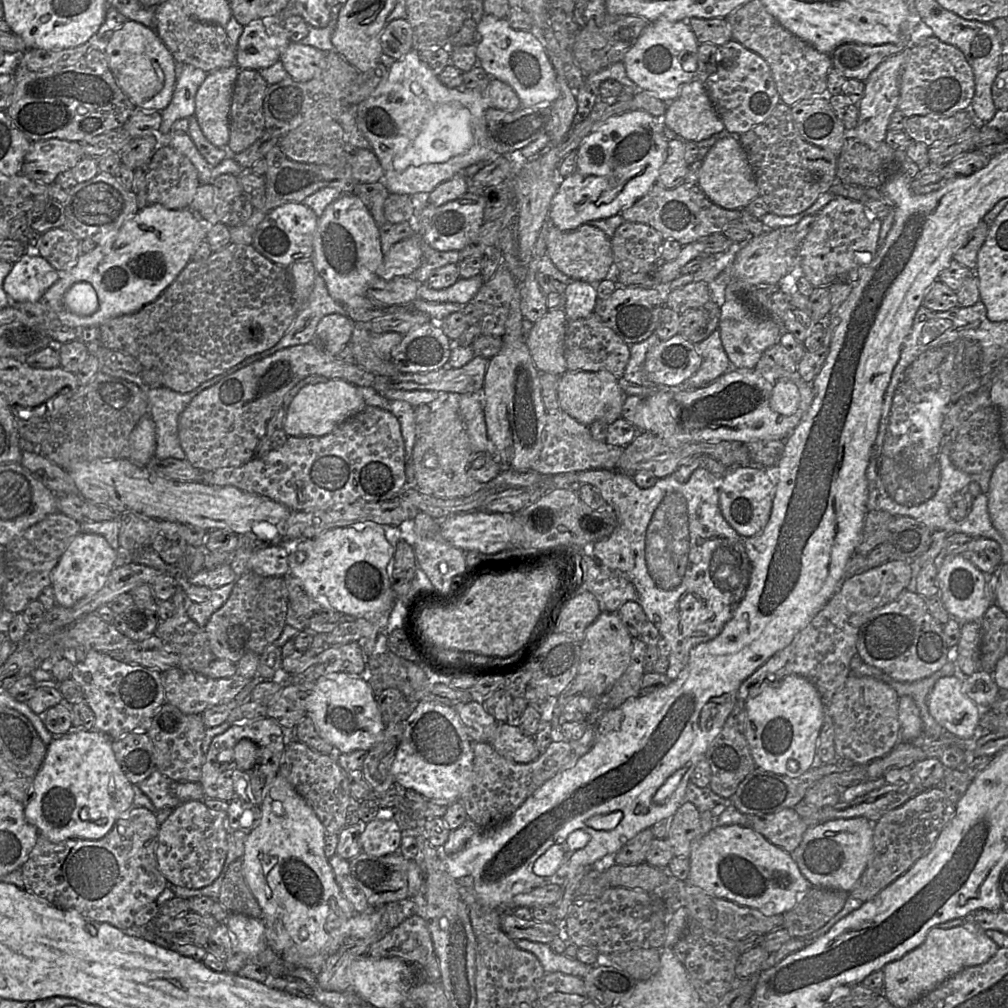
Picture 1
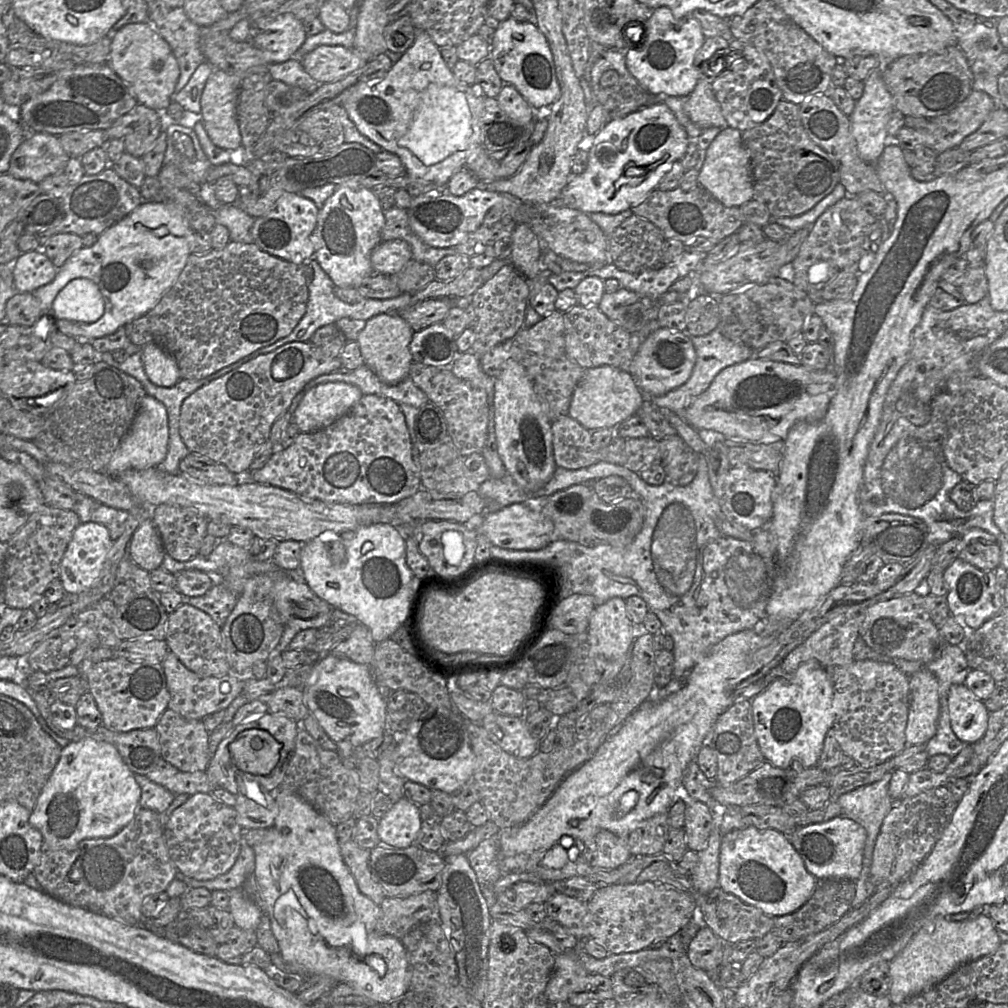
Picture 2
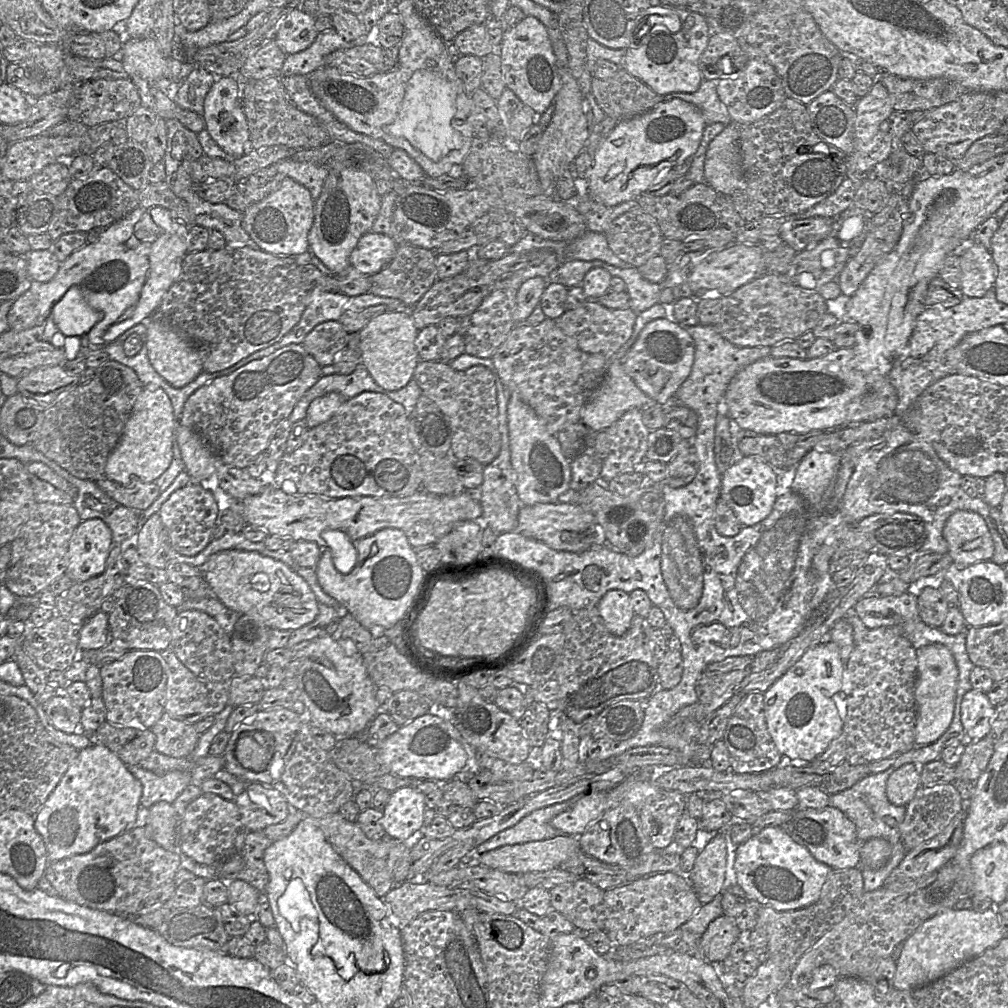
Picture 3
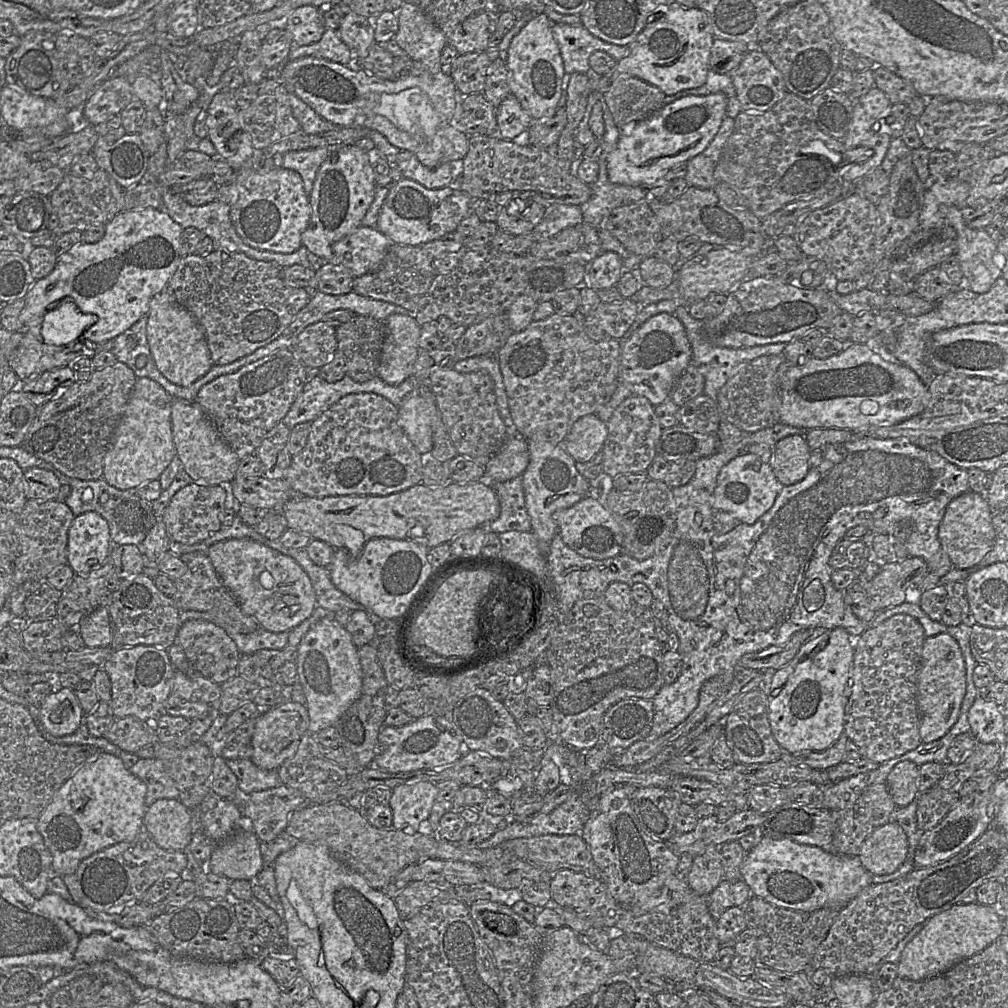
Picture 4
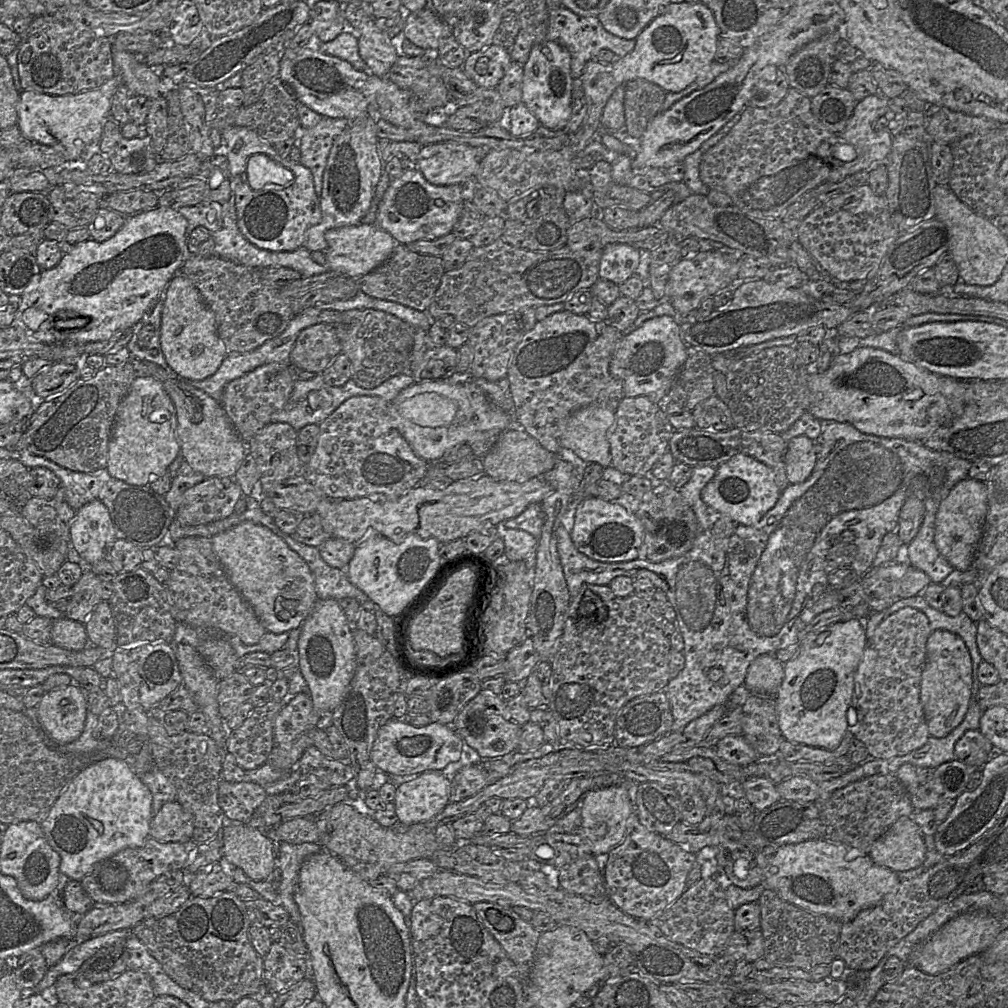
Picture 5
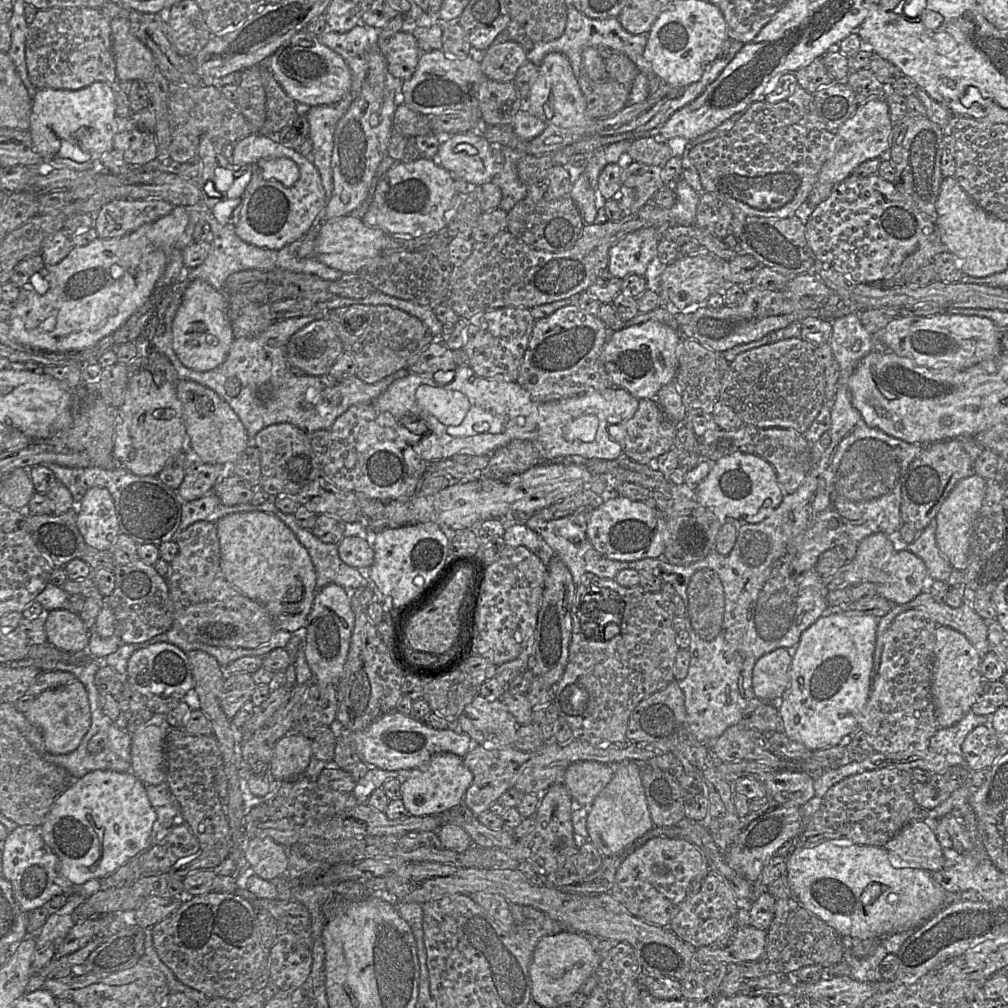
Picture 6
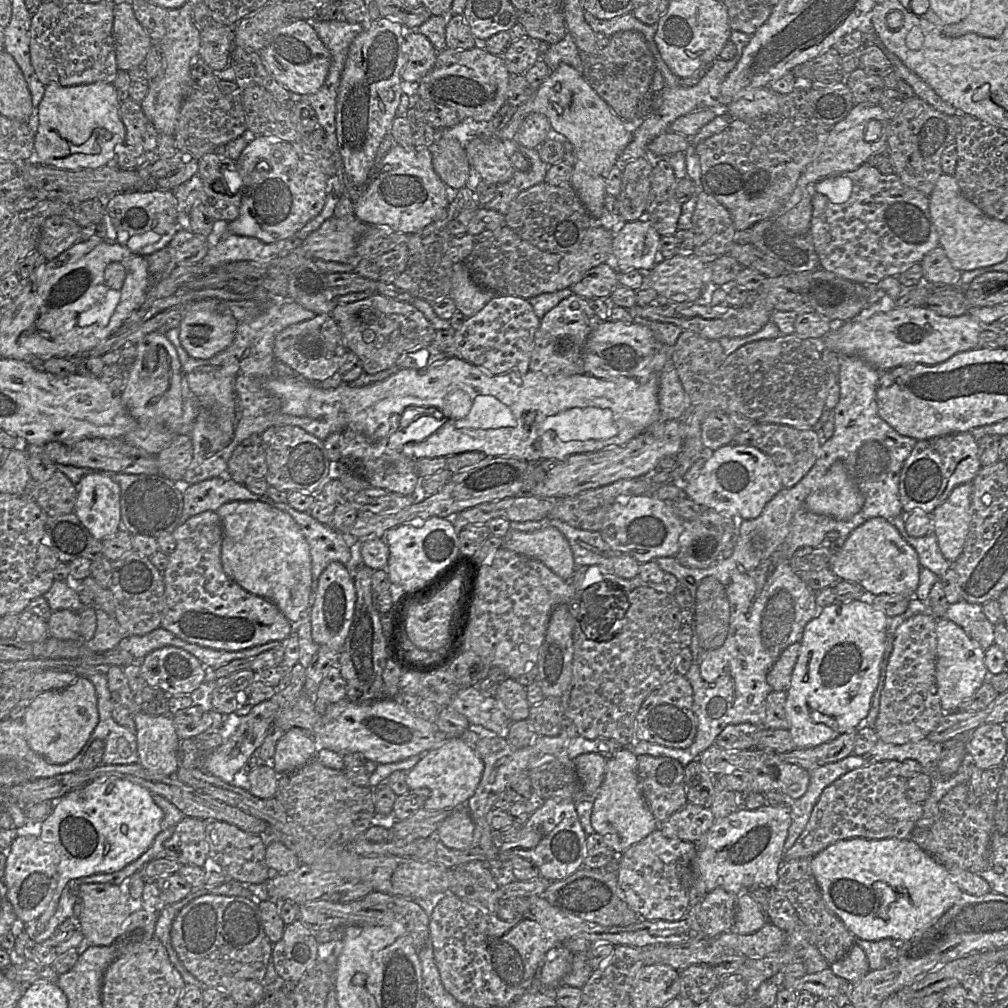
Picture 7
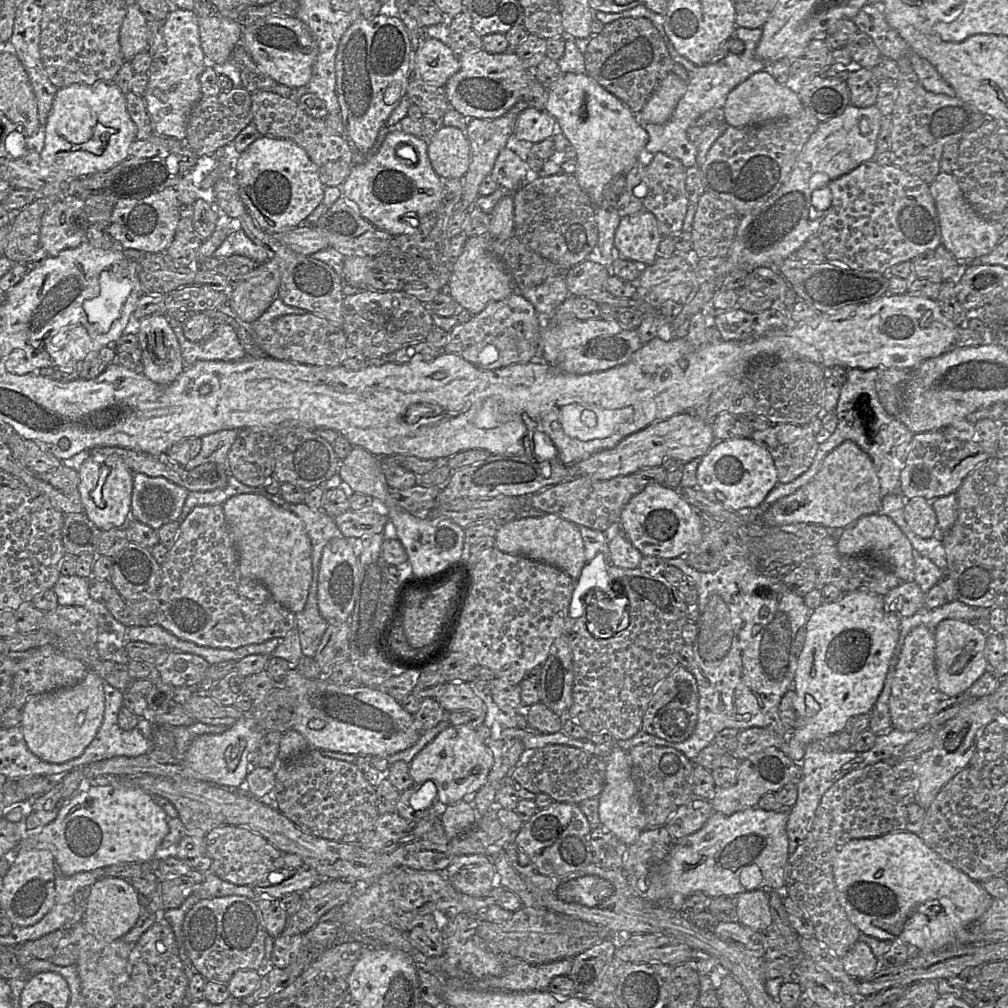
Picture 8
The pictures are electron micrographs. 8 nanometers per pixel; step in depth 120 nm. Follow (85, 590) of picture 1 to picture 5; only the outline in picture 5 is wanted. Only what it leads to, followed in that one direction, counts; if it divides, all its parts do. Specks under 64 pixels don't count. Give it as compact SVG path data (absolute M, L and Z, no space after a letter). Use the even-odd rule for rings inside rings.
M94 499L76 510L69 531L71 546L84 565L109 559L117 538L109 510L102 501Z

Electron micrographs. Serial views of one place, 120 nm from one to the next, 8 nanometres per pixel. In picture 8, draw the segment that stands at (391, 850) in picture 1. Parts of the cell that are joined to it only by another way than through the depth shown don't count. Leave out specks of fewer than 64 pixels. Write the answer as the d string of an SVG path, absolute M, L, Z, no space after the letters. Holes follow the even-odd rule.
M466 725L448 726L428 743L409 763L409 774L414 783L427 780L435 783L437 800L443 805L460 801L466 794L476 793L486 783L494 758L487 744Z

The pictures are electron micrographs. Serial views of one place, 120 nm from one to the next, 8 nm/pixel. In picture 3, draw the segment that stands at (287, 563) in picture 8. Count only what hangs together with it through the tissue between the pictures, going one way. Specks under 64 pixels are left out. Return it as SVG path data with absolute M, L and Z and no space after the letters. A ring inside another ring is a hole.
M222 550L199 567L203 577L224 605L249 614L270 629L294 631L315 620L319 602L308 583L283 562L253 551Z

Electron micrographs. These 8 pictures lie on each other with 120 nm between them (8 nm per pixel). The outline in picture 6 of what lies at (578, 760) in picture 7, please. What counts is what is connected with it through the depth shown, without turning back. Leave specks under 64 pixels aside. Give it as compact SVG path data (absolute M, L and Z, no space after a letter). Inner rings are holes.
M578 761L568 765L564 785L576 805L591 807L613 775L614 765L596 761Z

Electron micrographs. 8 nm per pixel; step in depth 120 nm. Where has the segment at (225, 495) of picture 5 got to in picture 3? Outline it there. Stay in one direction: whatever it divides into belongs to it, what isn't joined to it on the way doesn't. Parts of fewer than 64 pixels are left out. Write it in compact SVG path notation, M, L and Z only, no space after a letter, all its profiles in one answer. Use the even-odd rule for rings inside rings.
M190 482L174 491L161 505L158 512L168 535L170 546L182 555L194 556L212 540L212 531L218 514L213 493L199 482Z

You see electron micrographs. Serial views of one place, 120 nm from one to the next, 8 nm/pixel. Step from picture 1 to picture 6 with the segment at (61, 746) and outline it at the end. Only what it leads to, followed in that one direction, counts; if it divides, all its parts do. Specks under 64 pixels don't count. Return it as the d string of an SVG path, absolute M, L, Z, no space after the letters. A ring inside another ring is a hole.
M95 770L71 784L59 795L39 828L44 842L58 856L60 873L75 886L91 879L101 879L115 872L132 857L151 846L151 832L157 814L151 805L145 784L131 771Z

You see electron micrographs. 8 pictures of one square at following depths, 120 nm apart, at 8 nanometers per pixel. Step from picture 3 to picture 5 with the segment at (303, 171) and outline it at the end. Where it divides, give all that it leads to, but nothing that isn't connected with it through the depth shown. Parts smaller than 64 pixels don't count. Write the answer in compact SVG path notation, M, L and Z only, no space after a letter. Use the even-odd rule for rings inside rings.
M322 117L314 127L301 129L297 138L296 145L301 150L299 162L311 170L315 192L319 198L333 142L349 126L349 121L346 118Z

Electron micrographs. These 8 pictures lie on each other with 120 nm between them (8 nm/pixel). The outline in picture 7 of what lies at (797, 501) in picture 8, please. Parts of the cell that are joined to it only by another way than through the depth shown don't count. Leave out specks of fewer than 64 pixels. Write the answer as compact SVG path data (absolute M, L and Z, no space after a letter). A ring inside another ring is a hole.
M841 461L832 464L818 487L805 500L808 511L837 520L850 519L862 509L863 504L862 493Z

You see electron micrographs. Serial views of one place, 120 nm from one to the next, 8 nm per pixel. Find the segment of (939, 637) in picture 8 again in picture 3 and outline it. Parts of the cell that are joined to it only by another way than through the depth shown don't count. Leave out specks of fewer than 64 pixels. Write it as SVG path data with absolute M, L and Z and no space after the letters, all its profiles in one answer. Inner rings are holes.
M931 644L918 649L917 661L914 742L915 746L926 746L936 742L951 725L959 672L951 651L942 644Z

